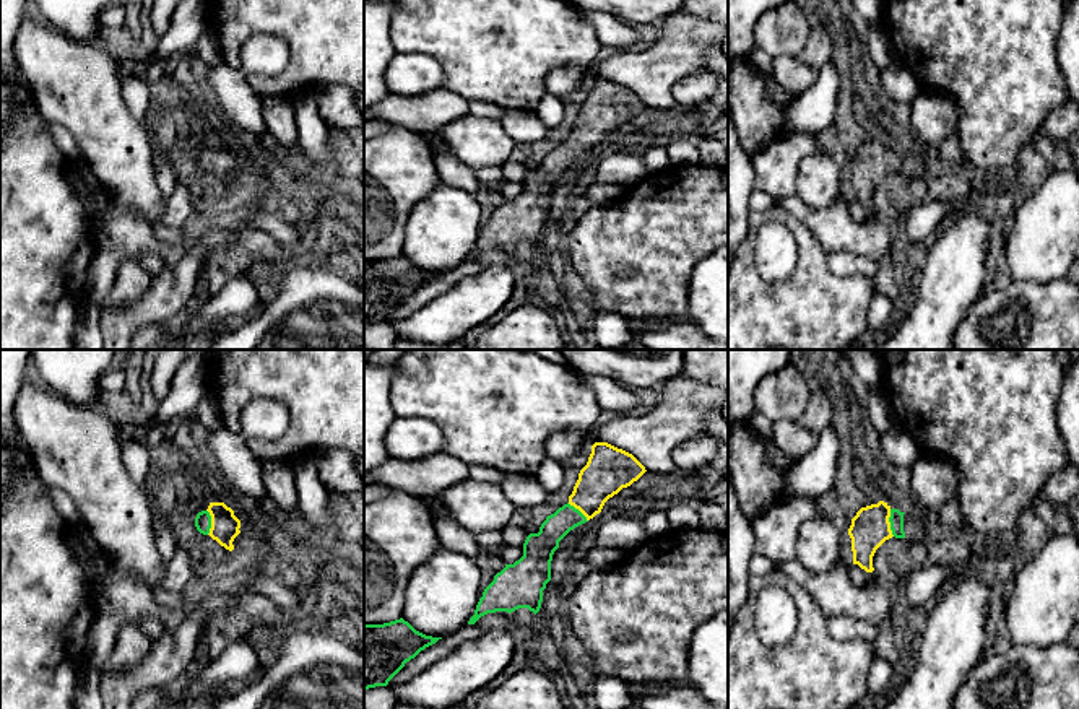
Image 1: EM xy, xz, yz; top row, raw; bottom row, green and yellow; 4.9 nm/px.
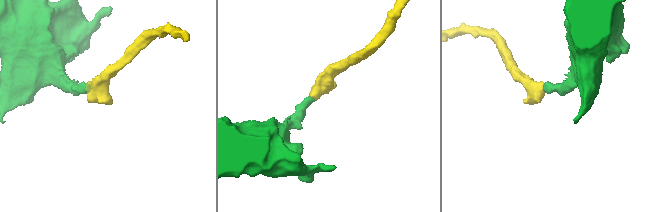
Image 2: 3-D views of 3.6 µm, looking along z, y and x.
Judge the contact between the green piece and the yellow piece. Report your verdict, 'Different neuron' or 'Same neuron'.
Same neuron

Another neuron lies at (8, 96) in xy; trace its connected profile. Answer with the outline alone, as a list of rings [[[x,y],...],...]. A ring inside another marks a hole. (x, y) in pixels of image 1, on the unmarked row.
[[[29,83],[24,88],[0,86],[0,138],[8,132],[11,106],[23,104],[28,98],[34,98]]]

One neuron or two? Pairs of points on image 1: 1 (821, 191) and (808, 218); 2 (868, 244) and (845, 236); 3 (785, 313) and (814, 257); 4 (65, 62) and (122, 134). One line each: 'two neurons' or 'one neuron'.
1: two neurons
2: one neuron
3: one neuron
4: one neuron

